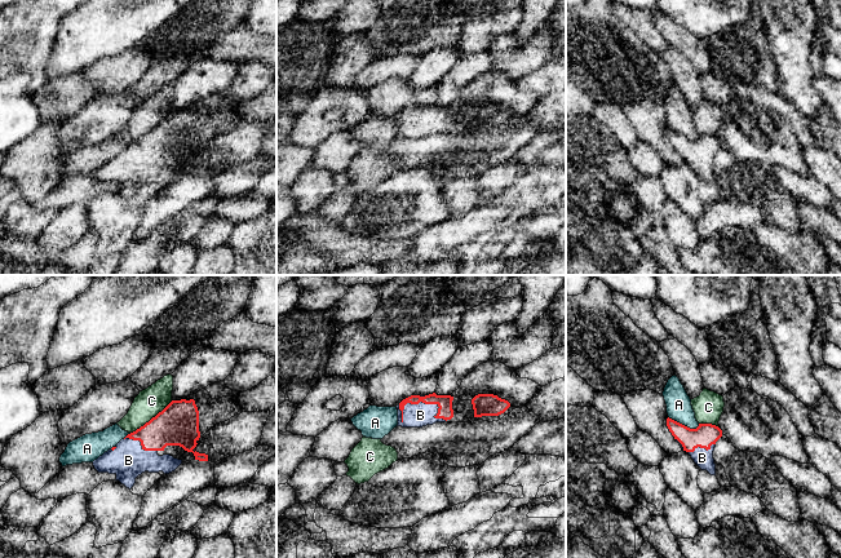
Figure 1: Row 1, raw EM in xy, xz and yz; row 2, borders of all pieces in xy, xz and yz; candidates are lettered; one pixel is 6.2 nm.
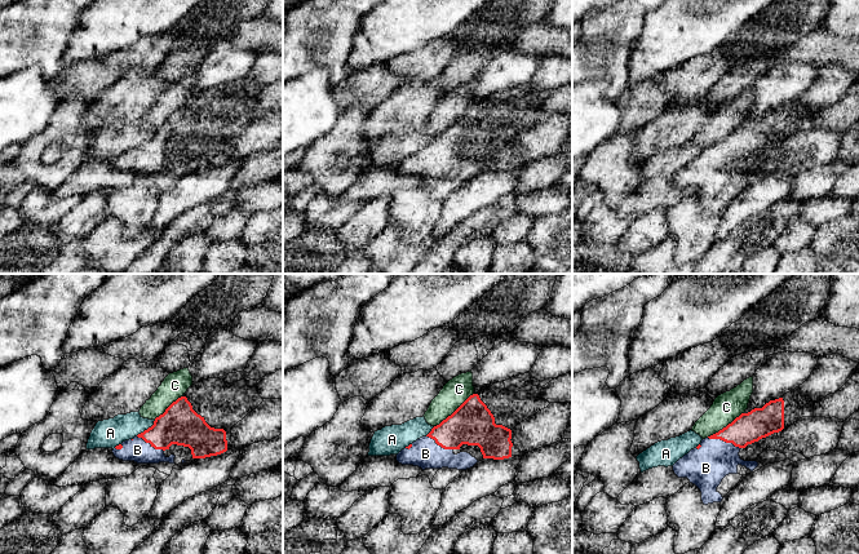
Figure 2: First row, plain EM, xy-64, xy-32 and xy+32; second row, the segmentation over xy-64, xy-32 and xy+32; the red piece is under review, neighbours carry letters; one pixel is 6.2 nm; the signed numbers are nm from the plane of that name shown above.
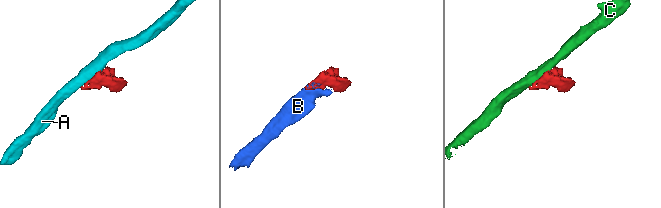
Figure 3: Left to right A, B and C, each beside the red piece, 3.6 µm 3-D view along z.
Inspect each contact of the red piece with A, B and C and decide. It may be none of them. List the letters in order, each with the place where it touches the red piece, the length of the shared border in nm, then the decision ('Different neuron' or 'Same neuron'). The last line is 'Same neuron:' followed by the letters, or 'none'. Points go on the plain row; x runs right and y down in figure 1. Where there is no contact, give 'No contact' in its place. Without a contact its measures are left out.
A: Touches red at yz (684, 136). Shared border 200 nm. Different neuron
B: Touches red at xz (426, 114). Shared border 320 nm. Same neuron
C: Touches red at xy (153, 128). Shared border 340 nm. Different neuron
Same neuron: B

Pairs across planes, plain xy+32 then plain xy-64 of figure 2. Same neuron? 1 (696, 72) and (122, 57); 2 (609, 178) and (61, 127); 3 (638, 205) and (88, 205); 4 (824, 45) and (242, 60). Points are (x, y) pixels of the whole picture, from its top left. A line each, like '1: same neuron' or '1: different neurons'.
1: same neuron
2: same neuron
3: different neurons
4: different neurons

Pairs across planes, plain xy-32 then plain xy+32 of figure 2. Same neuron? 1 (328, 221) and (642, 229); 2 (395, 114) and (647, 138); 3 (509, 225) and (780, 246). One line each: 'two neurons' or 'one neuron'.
1: two neurons
2: one neuron
3: one neuron

